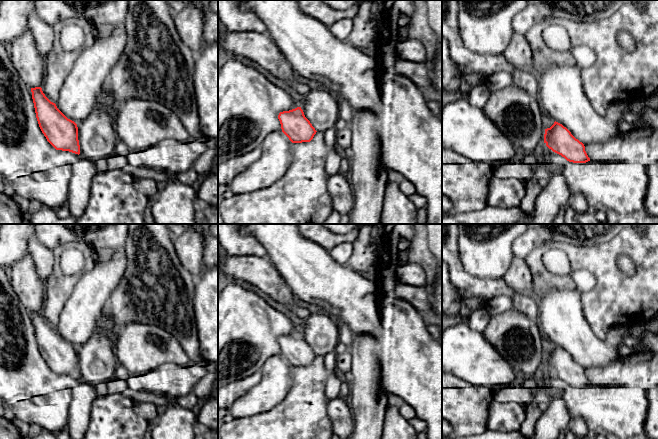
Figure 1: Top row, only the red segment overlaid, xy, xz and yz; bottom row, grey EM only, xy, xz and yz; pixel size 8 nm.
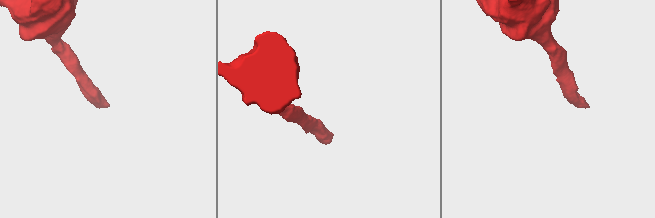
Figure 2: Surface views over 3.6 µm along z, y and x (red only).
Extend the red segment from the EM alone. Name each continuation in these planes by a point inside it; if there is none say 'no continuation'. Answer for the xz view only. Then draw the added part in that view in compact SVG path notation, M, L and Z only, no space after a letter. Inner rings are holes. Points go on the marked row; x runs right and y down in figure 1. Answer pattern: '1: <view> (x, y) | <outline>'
no continuation

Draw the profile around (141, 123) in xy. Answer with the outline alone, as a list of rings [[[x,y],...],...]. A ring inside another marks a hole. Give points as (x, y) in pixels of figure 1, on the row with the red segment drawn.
[[[130,98],[122,104],[115,130],[130,151],[143,151],[170,139],[181,142],[192,139],[172,110],[139,98]]]

